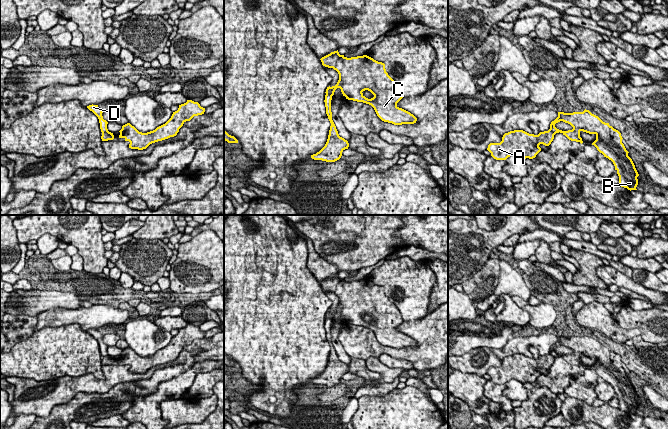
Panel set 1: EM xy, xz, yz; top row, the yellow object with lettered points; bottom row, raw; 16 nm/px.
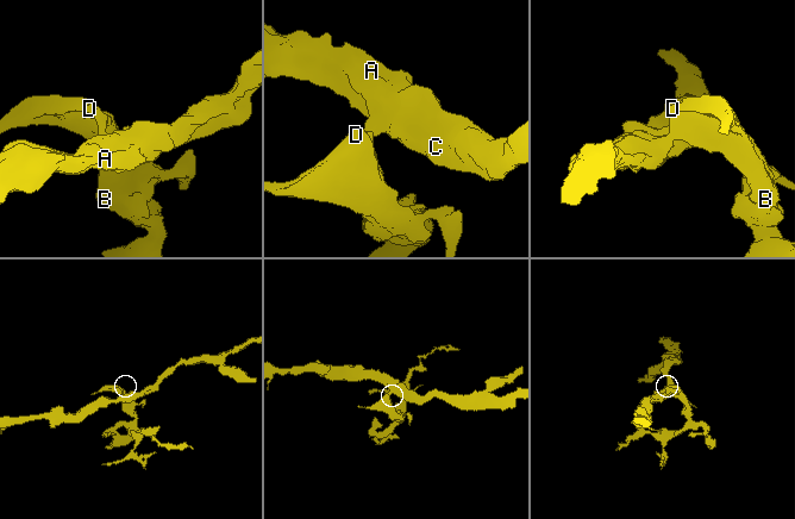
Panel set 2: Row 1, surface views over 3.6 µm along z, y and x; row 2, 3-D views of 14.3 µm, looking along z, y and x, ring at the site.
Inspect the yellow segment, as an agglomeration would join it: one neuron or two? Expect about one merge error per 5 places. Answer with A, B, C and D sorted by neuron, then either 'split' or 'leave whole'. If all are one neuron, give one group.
groups A C / B D; split

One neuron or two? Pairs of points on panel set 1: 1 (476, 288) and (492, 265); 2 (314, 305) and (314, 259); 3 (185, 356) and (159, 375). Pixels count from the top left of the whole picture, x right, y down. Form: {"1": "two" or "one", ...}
{"1": "one", "2": "two", "3": "one"}

